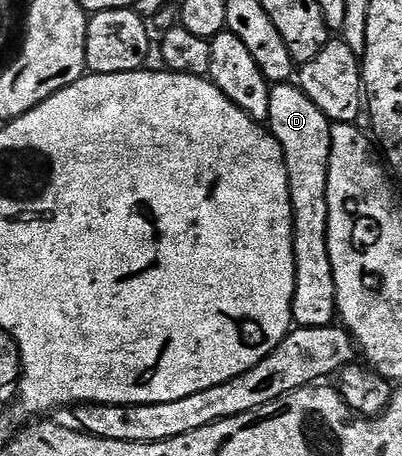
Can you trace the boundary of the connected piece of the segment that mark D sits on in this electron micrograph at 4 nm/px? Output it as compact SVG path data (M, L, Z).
M291 82L271 86L267 122L285 156L291 189L291 211L295 221L295 291L291 297L291 317L296 327L305 330L329 326L337 318L337 288L333 280L333 264L329 260L327 239L327 185L333 124L324 116L321 108L317 108L317 104L313 104L304 91Z

